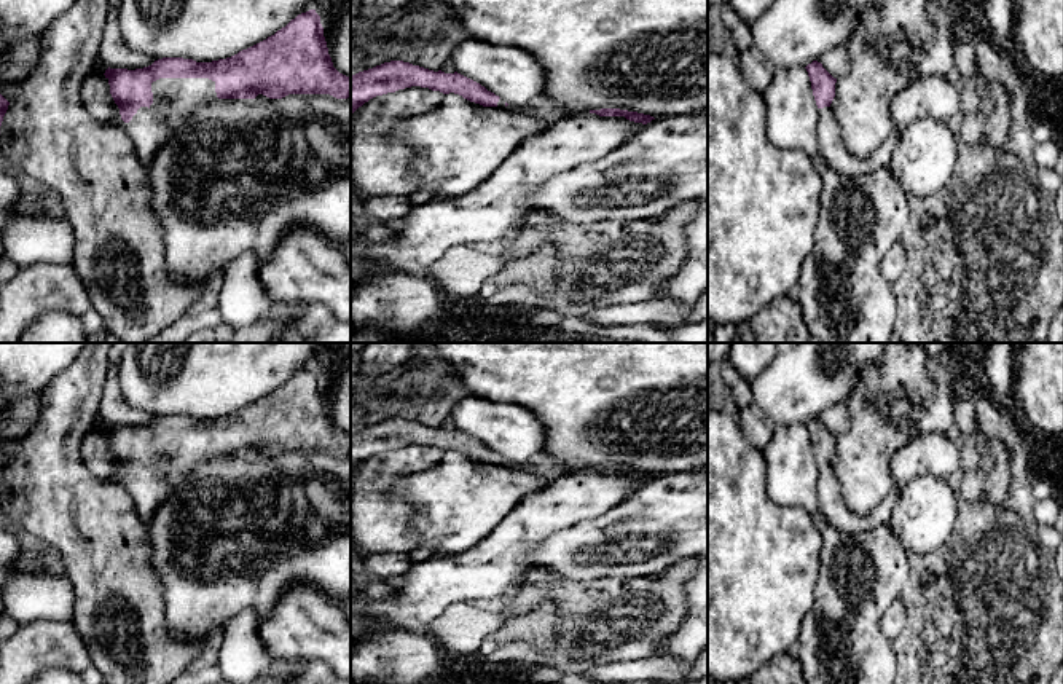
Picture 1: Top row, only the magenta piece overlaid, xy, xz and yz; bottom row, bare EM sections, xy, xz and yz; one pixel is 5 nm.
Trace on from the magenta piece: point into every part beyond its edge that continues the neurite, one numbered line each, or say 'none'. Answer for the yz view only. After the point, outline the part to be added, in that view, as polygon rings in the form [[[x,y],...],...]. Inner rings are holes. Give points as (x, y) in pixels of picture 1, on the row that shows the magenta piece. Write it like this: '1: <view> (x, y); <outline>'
1: yz (832, 150); [[[824,107],[819,108],[818,140],[818,155],[830,169],[841,175],[856,177],[872,174],[889,164],[892,150],[899,140],[899,131],[891,134],[873,155],[857,159],[845,148],[832,108]]]

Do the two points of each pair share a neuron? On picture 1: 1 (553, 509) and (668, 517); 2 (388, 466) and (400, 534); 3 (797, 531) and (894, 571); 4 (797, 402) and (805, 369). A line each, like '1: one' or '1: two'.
1: two
2: one
3: two
4: one

